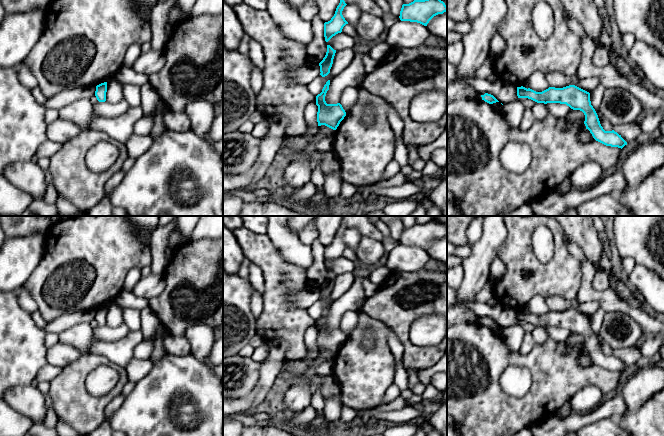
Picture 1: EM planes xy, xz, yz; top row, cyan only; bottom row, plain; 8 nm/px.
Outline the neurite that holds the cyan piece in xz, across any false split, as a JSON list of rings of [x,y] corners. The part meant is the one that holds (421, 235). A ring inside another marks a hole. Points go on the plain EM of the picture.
[[[439,222],[416,223],[409,228],[402,229],[399,242],[401,245],[417,246],[427,250],[434,240],[446,235],[447,230]]]

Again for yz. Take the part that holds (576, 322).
[[[569,309],[563,312],[549,311],[542,316],[536,316],[523,310],[517,311],[518,322],[528,322],[537,327],[566,328],[573,334],[580,334],[585,339],[584,348],[593,362],[611,371],[623,372],[627,366],[614,354],[605,355],[600,348],[598,339],[591,329],[590,317],[575,310]]]

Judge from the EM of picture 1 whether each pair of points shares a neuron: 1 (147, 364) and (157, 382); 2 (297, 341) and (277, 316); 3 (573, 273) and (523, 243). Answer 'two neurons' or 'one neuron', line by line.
1: two neurons
2: one neuron
3: one neuron

